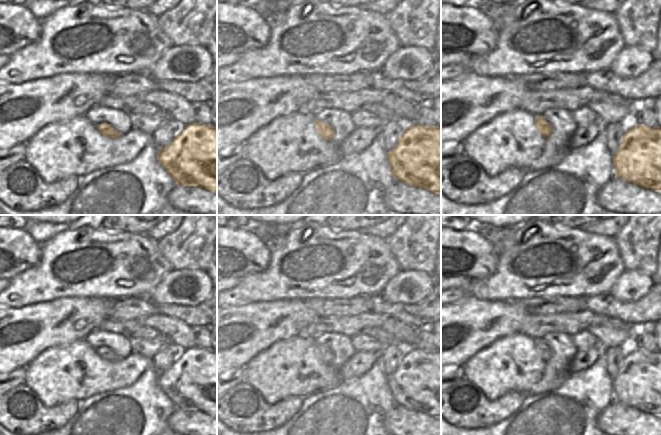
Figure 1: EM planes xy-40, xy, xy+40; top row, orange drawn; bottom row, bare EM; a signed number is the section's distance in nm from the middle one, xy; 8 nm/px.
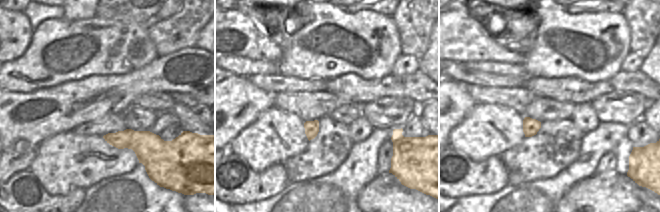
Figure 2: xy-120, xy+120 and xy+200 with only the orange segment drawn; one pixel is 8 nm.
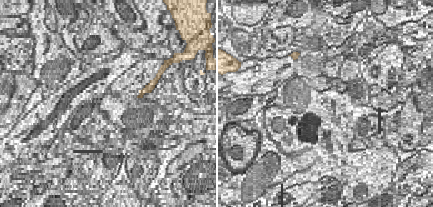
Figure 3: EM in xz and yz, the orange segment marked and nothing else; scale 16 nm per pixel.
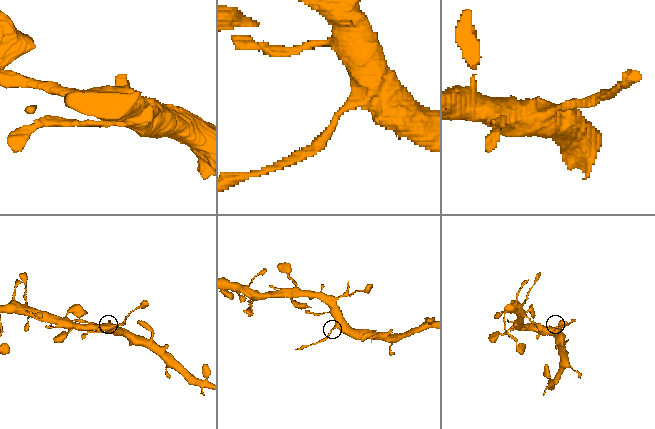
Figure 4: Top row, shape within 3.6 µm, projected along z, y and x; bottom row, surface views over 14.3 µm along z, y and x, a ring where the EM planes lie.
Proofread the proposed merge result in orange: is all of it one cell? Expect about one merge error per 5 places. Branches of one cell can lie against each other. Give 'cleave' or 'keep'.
cleave

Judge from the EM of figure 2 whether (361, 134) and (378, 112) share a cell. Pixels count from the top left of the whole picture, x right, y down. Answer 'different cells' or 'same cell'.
different cells

